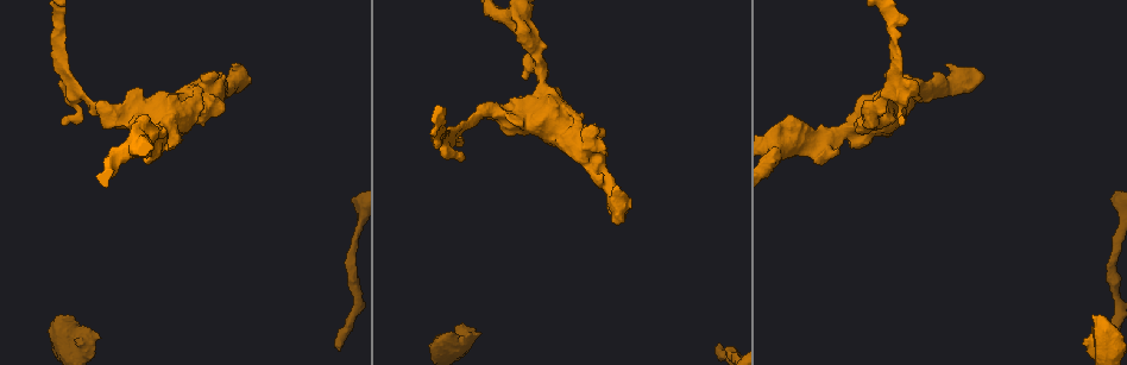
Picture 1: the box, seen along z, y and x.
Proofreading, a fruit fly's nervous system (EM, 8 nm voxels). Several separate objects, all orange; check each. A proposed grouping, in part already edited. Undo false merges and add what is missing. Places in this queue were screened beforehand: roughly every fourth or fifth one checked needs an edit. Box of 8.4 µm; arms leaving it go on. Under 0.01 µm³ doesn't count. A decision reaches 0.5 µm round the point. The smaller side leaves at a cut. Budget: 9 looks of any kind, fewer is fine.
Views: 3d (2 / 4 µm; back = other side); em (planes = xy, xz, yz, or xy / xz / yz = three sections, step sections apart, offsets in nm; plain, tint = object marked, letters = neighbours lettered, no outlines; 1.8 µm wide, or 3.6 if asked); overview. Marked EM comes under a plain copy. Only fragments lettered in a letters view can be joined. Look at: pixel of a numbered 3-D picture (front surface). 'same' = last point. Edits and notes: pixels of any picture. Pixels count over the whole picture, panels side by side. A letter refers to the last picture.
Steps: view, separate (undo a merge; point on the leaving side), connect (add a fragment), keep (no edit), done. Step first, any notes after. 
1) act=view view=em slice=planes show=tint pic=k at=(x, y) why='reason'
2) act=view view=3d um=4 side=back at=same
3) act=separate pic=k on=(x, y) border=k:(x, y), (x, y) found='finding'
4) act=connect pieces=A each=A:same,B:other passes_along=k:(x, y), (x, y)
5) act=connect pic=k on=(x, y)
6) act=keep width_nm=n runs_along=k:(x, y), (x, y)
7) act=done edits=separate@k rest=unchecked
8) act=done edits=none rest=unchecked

act=view view=em slice=planes show=letters pic=1 at=(613, 220)

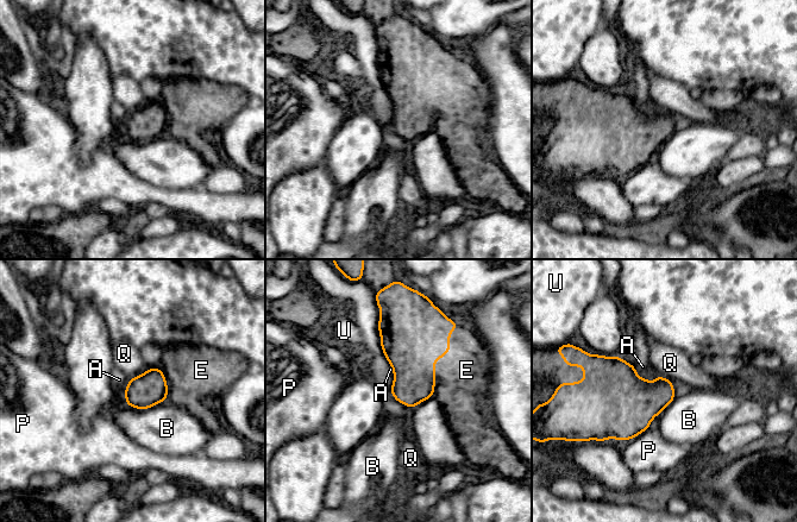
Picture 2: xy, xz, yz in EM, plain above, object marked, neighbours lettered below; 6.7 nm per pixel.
act=connect pieces=E longest_contact=E:480nm each=A:other,B:other,E:same,P:other,Q:other,U:other found='the cell continues'

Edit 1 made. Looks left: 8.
act=view view=3d um=4 pic=1 at=(603, 132) why='branch stops here'

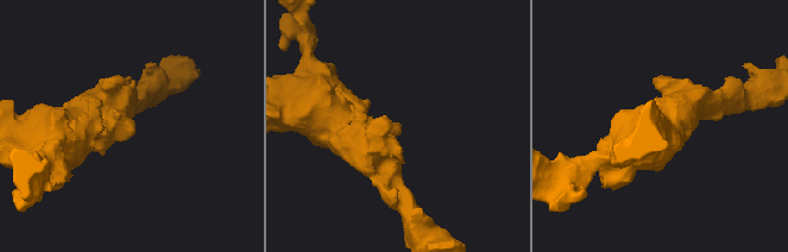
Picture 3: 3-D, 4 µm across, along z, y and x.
act=view view=em slice=xy step=8 show=tint pic=3 at=(400, 127)

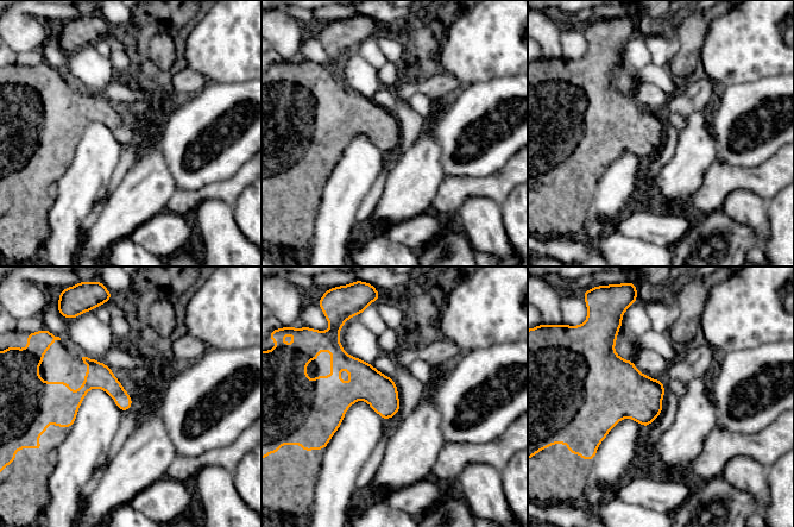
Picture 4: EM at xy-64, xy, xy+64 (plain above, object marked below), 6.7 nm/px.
act=view view=em slice=planes show=letters at=same

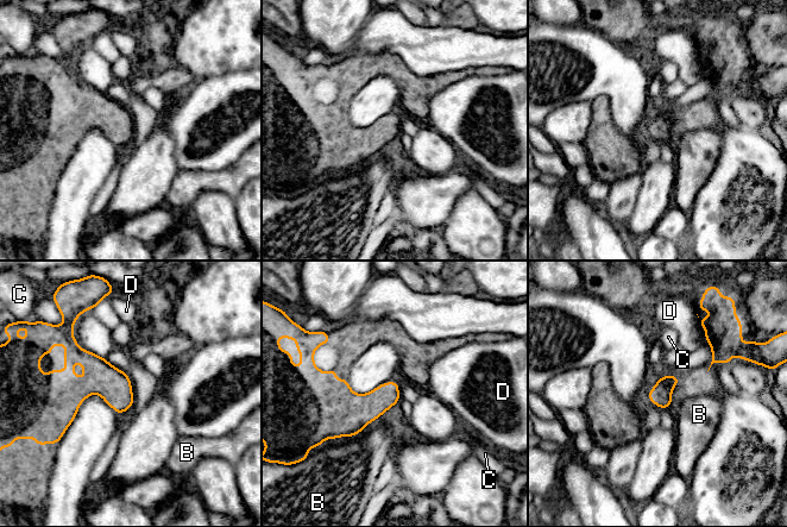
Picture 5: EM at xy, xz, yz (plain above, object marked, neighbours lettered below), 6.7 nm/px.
act=keep each=B:other,C:other,D:other border=5:(360, 431), (348, 438) found='no lettered fragment goes on from it'

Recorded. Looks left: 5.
act=view view=em slice=planes show=tint pic=1 at=(137, 88) why='an open end'

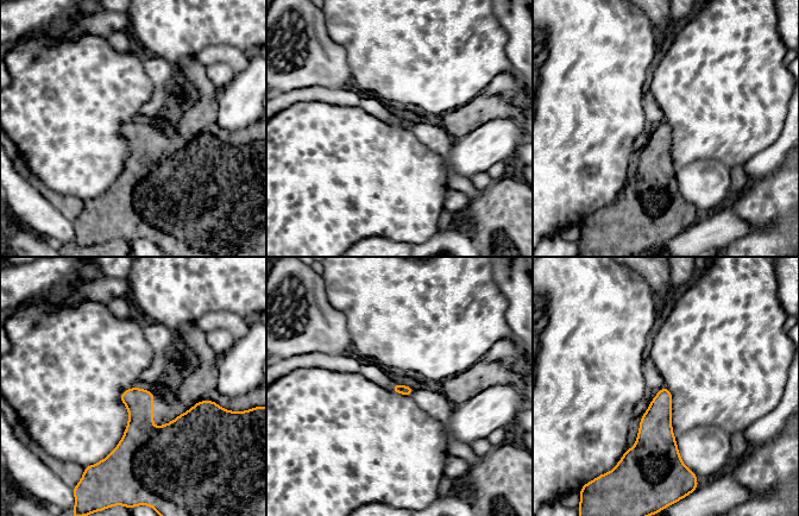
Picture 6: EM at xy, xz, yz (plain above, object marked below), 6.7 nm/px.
act=view view=em slice=planes show=letters at=same why='what lies round it'

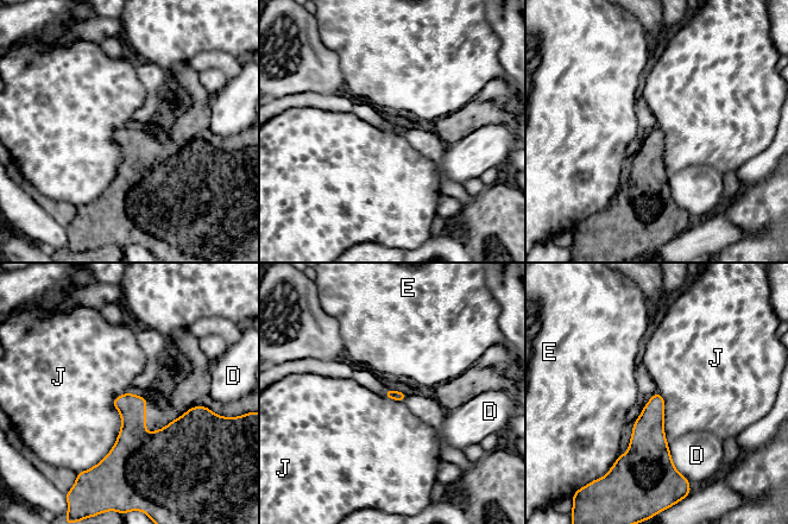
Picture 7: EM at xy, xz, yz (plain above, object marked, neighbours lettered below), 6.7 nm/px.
act=keep each=D:other,E:other,J:other border=7:(127, 391), (88, 469) found='none of them fits'

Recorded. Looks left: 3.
act=view view=3d um=4 pic=1 at=(719, 345) why='end of a long branch'

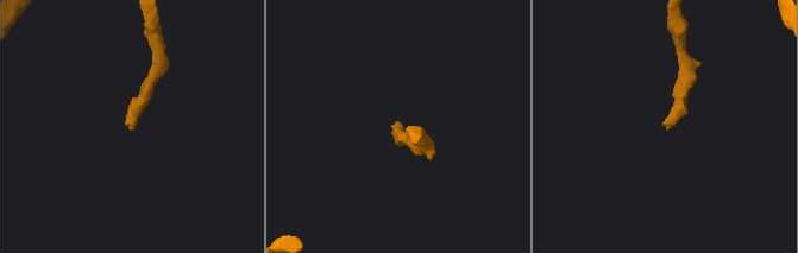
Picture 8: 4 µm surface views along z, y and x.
act=view view=em slice=xz step=8 show=tint pic=8 at=(667, 128) why='need the tissue'

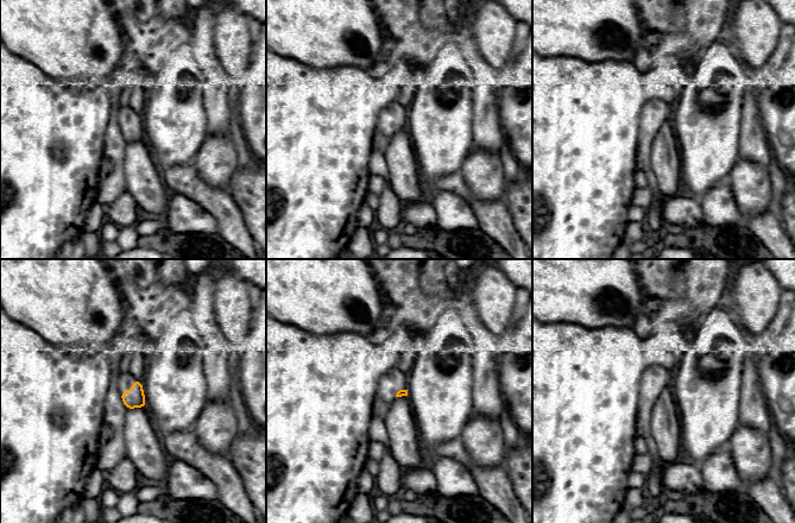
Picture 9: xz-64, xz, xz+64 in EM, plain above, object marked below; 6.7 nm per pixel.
act=view view=em slice=planes show=letters at=same why='cut it another way'

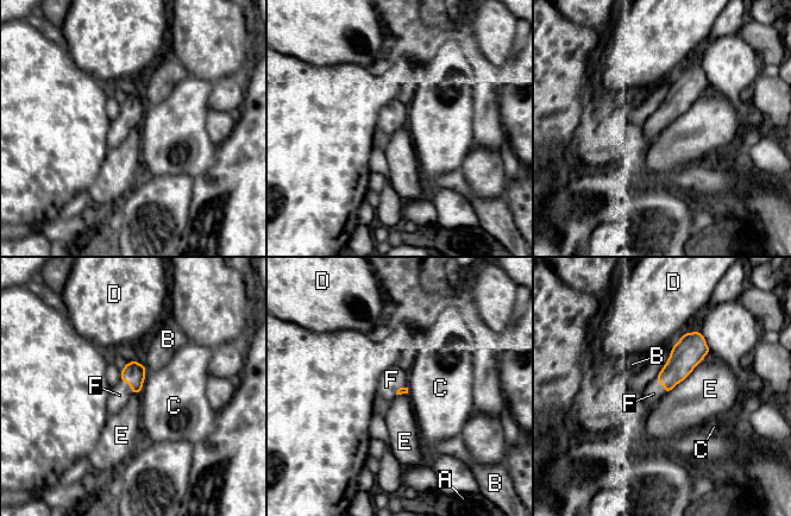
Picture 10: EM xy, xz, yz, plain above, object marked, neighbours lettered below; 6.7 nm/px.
act=connect pieces=F longest_contact=E:320nm each=A:other,B:other,C:other,D:other,E:other,F:same passes_along=10:(133, 372), (130, 384), (119, 395) found='the cell continues'

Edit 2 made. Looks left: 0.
act=done edits=connect@2,connect@10 rest=unchecked

